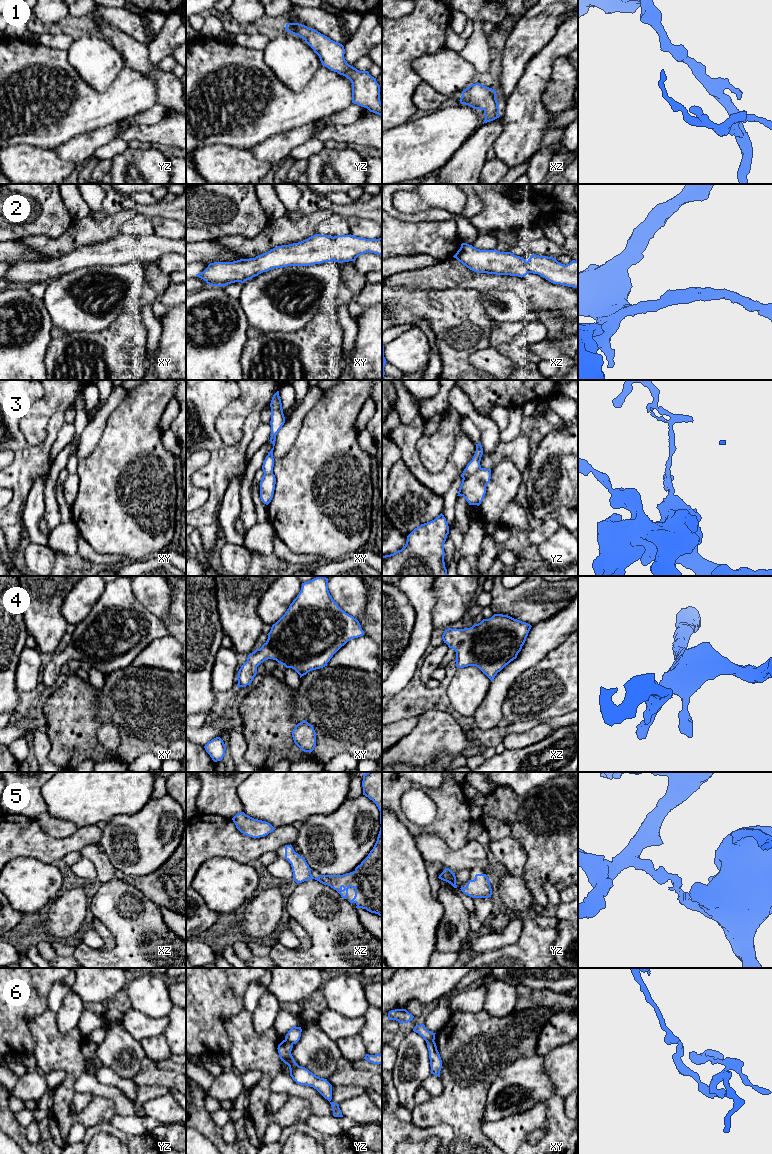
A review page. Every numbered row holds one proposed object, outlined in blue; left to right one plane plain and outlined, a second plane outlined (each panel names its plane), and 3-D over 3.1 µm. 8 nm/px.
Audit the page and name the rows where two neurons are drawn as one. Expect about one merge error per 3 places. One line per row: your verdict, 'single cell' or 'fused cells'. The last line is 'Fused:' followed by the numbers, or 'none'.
1: single cell
2: single cell
3: fused cells
4: single cell
5: single cell
6: fused cells
Fused: 3, 6

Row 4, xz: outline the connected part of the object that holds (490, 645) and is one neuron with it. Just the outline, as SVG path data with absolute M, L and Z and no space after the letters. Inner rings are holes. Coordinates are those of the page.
M494 614L470 628L444 631L444 643L456 652L456 667L478 667L491 681L517 658L531 625L508 615Z

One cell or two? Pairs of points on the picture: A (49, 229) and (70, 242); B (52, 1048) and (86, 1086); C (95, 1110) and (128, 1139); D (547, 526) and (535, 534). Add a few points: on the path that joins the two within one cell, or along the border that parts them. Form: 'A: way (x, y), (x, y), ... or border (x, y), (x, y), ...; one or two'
A: border (74, 219), (59, 236), (36, 236); two
B: border (85, 1072), (76, 1081), (75, 1092); two
C: border (104, 1122), (87, 1128); two
D: way (544, 529), (538, 534); one

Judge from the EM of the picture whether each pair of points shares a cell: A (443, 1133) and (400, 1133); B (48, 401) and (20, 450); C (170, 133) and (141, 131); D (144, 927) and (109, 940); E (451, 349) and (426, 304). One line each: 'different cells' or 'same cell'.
A: same cell
B: different cells
C: same cell
D: different cells
E: same cell

